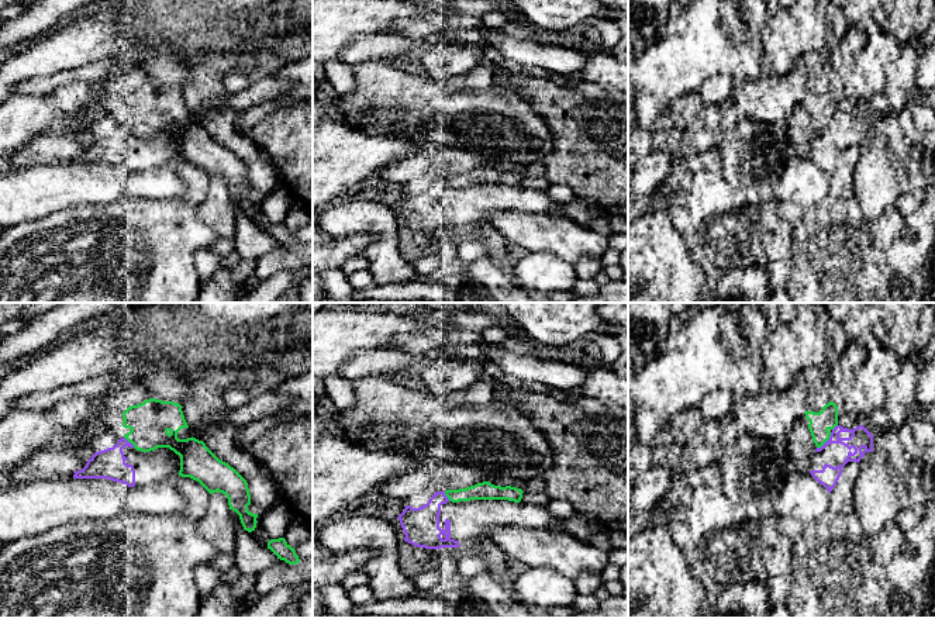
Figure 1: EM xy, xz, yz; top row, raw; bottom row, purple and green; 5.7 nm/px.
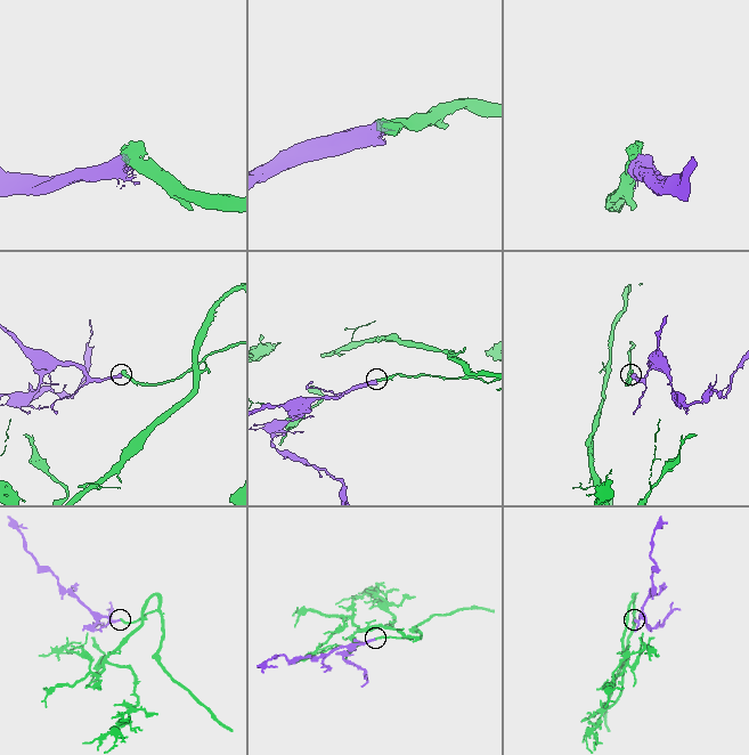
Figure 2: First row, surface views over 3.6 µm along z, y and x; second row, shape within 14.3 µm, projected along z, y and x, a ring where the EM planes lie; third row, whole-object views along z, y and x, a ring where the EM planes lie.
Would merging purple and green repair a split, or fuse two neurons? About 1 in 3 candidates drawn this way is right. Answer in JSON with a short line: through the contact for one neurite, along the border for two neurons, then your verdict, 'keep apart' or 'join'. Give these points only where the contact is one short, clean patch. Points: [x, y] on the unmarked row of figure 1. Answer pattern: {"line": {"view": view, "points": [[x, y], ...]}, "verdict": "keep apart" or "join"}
{"verdict": "keep apart"}

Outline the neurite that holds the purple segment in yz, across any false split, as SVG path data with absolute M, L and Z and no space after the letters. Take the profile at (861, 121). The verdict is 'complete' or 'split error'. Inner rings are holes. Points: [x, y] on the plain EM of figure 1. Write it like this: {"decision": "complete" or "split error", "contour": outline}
{"decision": "split error", "contour": "M836 110L829 124L812 138L810 158L831 177L842 159L842 152L848 146L859 148L866 137L873 137L873 120L863 110L853 114Z"}

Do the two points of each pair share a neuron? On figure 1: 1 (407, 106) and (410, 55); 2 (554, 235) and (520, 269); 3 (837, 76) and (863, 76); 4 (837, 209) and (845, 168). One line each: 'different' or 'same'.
1: different
2: different
3: different
4: same

